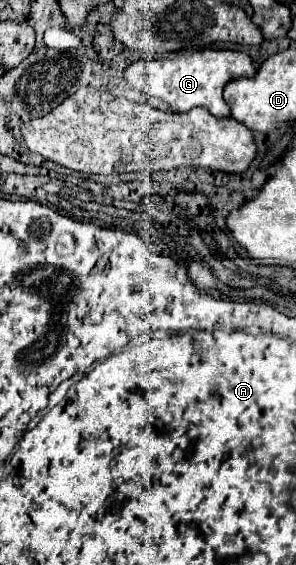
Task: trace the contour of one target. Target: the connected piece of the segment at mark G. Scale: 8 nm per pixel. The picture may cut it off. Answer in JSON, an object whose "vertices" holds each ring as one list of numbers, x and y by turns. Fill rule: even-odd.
{"vertices":[[202,49,202,51,182,51,172,59,152,59,136,61,124,71,124,79,140,89,144,95,158,97,168,103,174,111,186,113,194,107,206,107,214,117,228,117,230,109,222,99,226,83,238,77,254,77,256,65,246,53,240,51,222,51,222,49]]}

